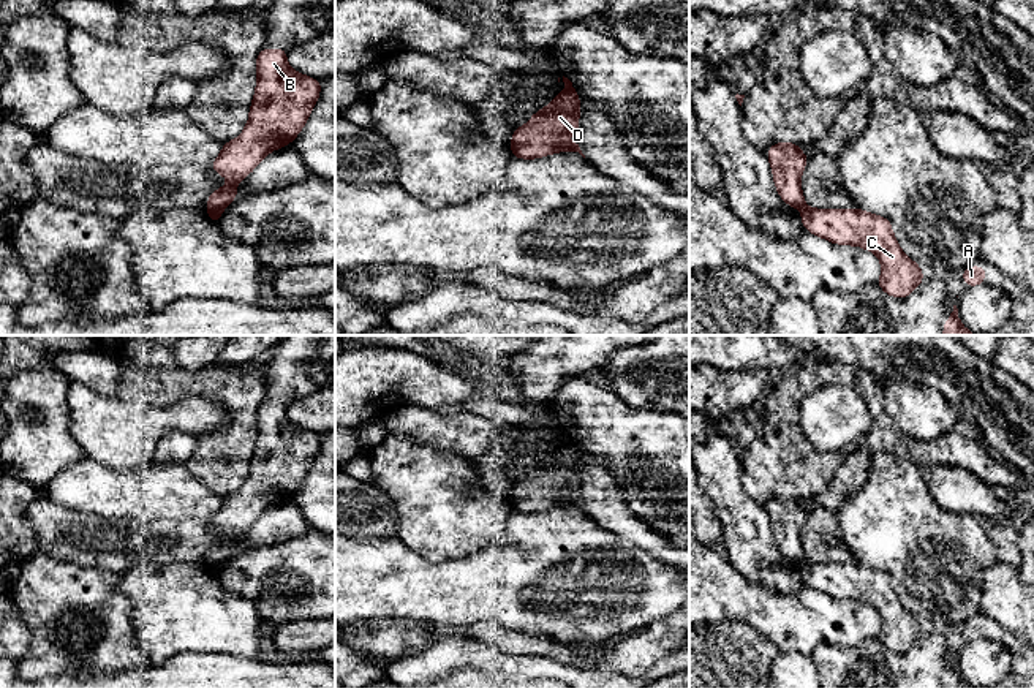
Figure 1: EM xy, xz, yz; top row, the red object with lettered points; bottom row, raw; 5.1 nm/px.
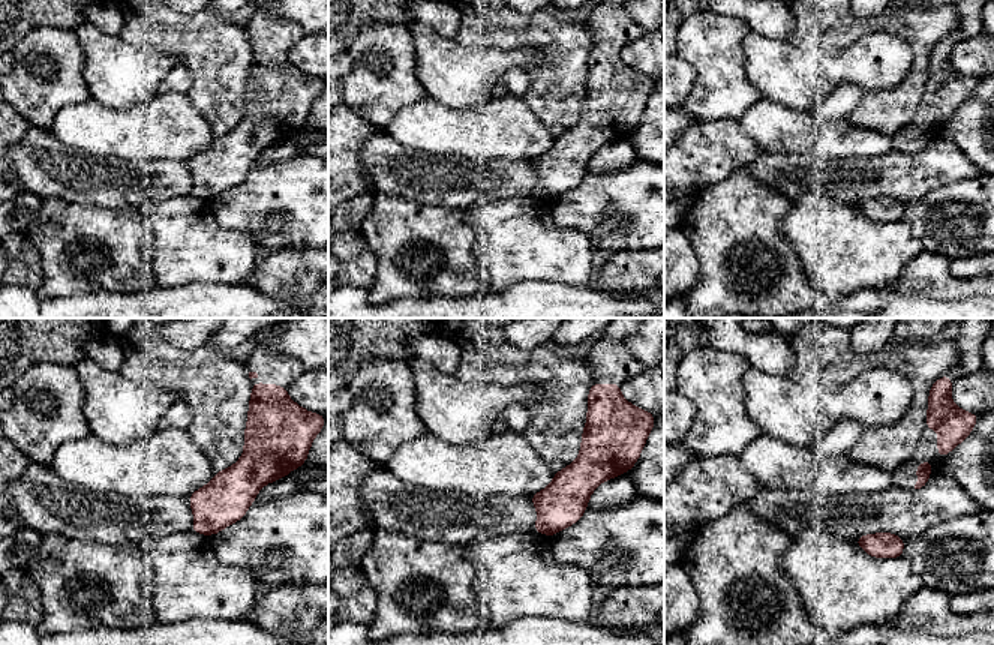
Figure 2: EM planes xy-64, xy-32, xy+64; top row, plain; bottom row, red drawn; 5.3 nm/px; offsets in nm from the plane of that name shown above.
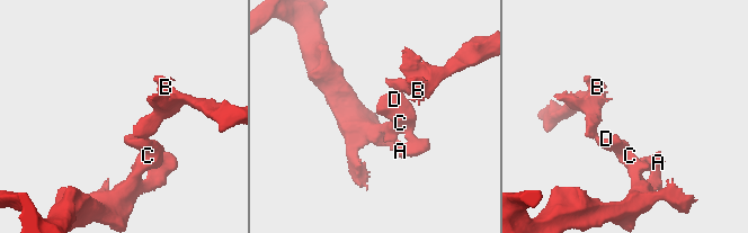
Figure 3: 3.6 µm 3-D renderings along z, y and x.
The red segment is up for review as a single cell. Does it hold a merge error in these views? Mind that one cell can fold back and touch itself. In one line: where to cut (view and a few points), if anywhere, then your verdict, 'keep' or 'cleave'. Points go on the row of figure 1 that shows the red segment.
xy (212, 207), (222, 209) | cleave

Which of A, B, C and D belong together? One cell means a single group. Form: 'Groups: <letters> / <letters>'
Groups: A C D / B

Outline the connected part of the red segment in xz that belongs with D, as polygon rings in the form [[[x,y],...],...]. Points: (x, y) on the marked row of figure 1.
[[[575,92],[557,93],[550,106],[545,106],[541,111],[534,112],[526,125],[514,130],[509,146],[512,157],[533,160],[555,152],[579,152],[585,158],[579,144],[566,142],[563,139],[564,134],[575,134],[579,131],[579,101],[580,96]]]

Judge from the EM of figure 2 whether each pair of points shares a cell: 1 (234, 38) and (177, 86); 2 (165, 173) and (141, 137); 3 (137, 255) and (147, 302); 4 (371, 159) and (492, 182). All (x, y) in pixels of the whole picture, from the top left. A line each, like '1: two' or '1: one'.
1: two
2: two
3: two
4: one

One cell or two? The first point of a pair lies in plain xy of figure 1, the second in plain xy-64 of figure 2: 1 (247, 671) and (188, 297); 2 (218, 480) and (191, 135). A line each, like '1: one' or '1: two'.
1: one
2: two

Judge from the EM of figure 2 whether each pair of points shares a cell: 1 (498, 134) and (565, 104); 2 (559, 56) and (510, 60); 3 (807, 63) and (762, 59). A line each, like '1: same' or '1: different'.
1: different
2: different
3: same

